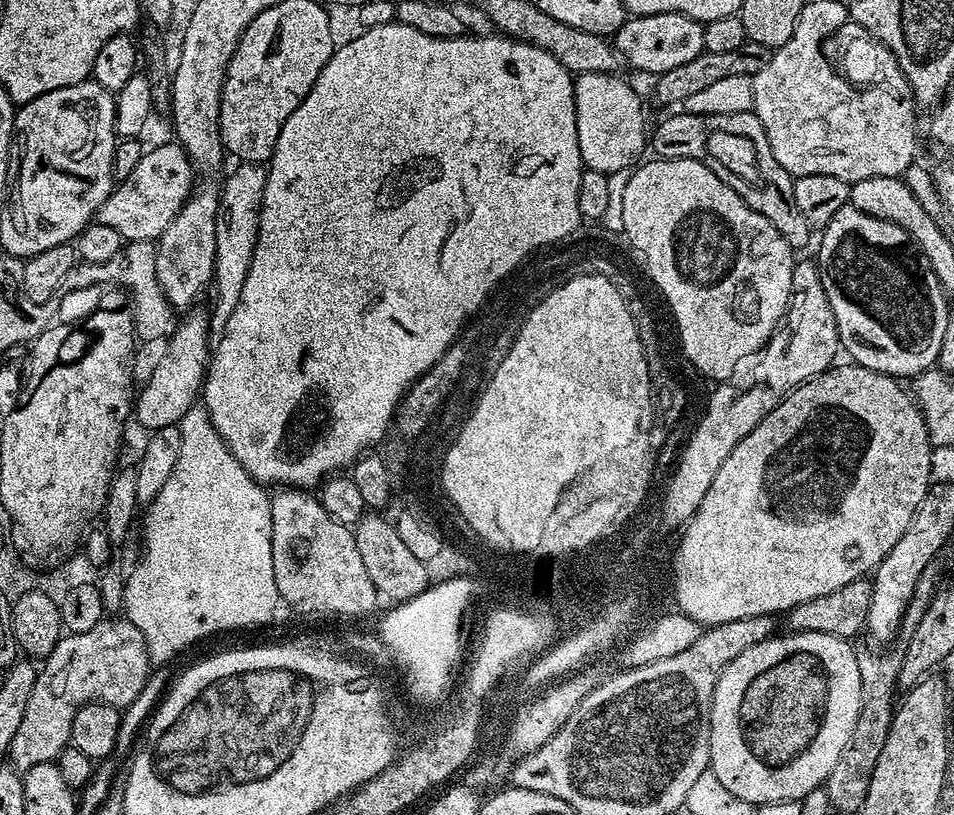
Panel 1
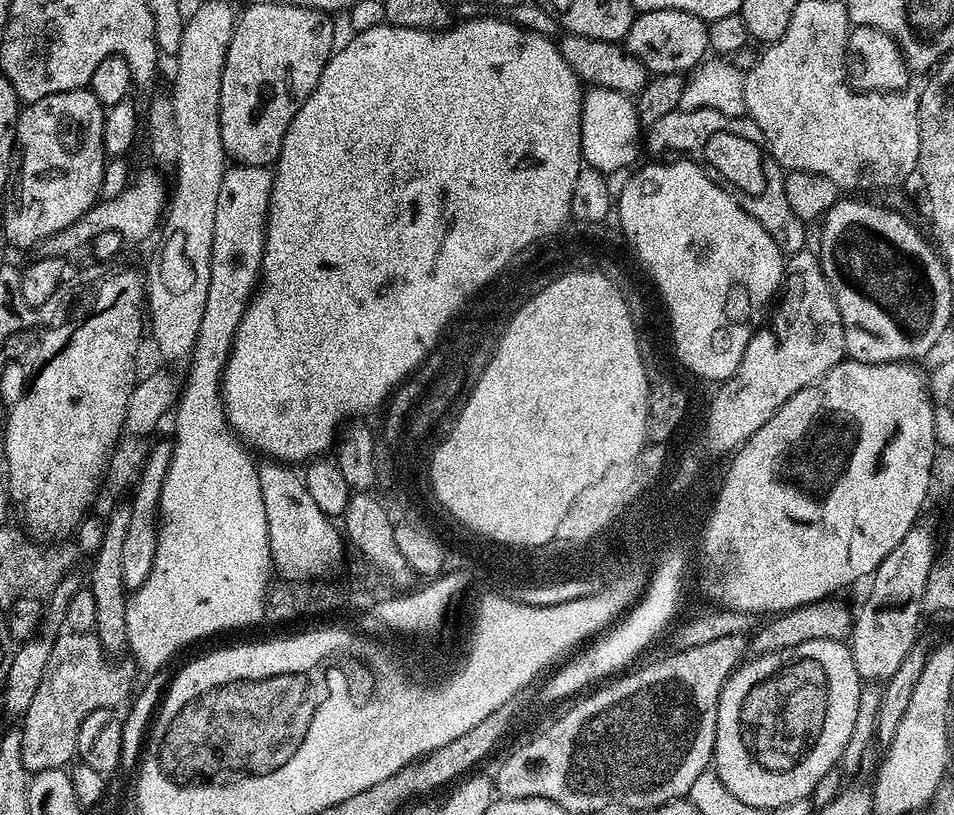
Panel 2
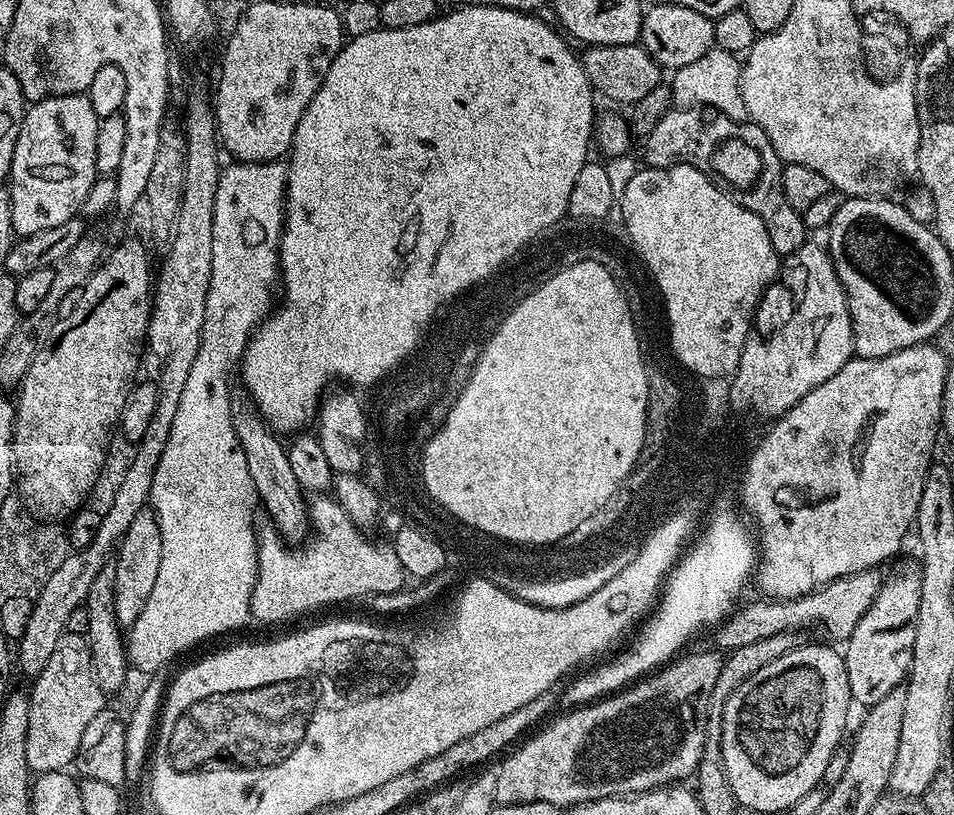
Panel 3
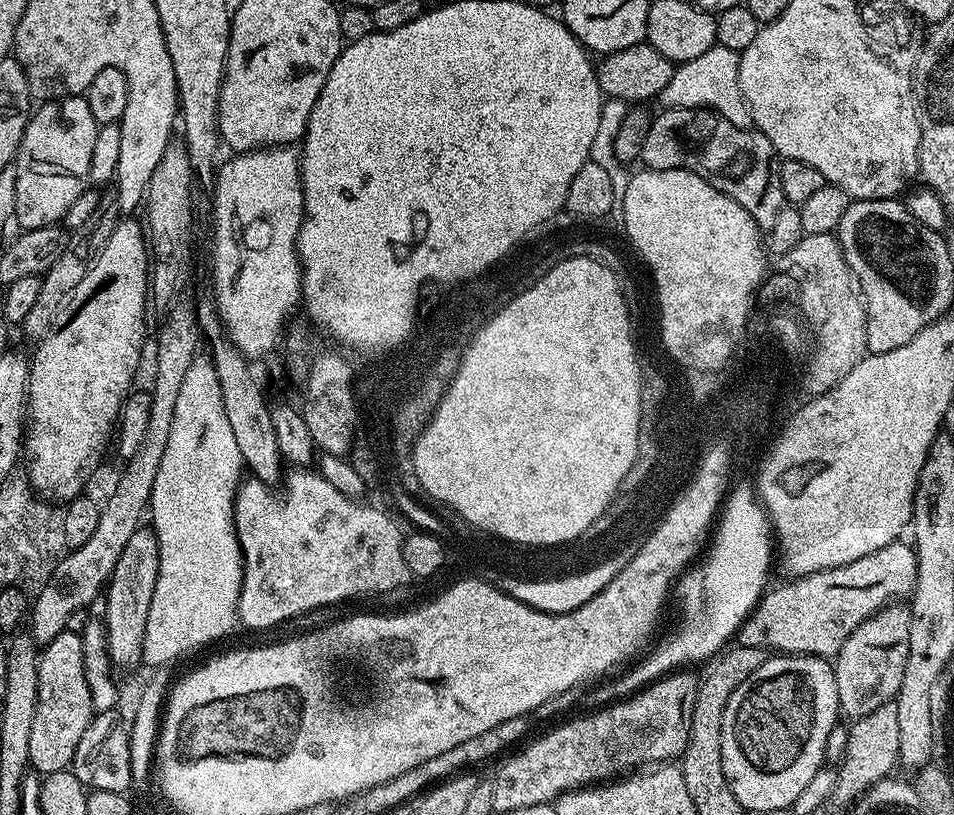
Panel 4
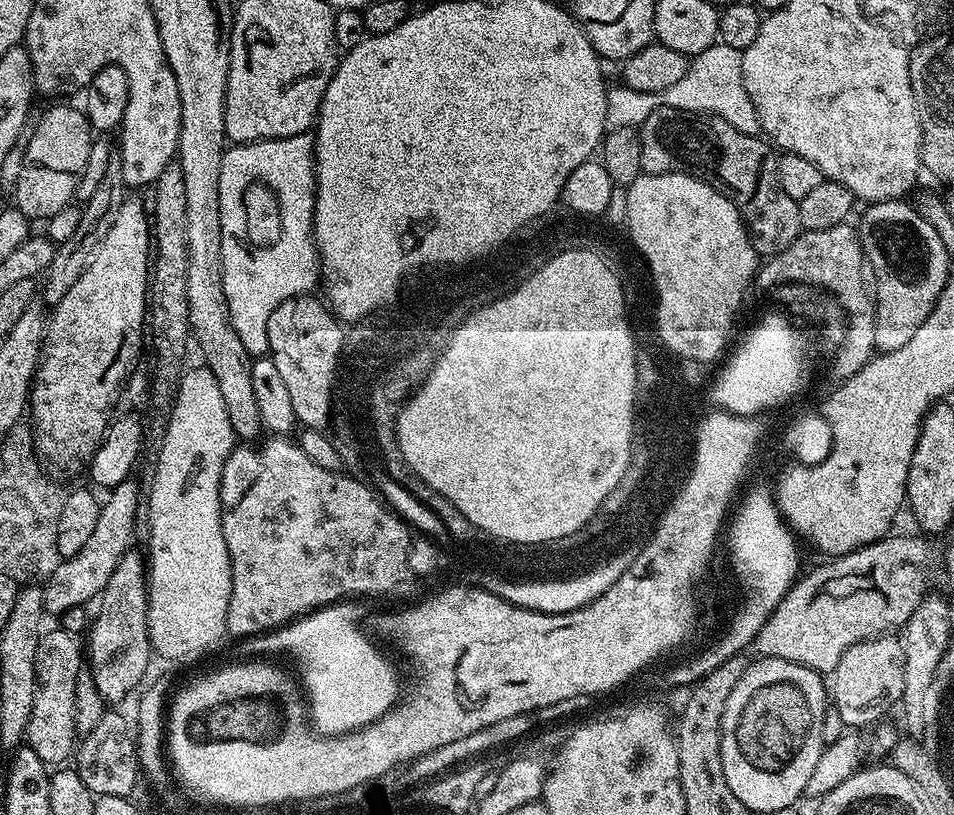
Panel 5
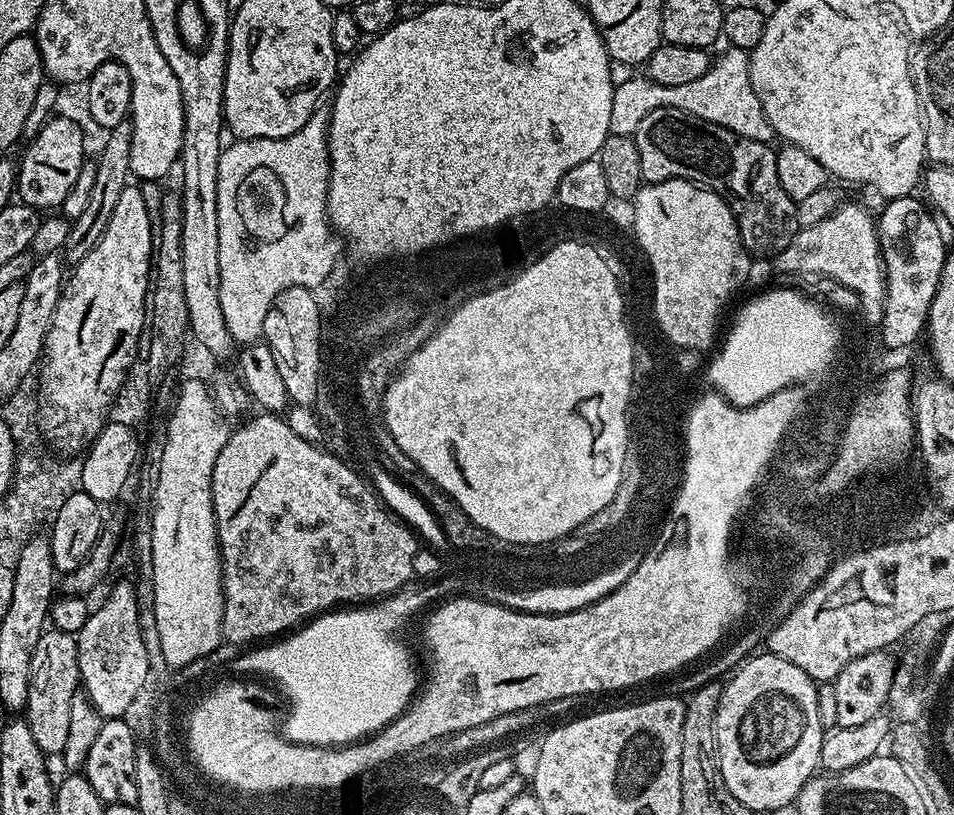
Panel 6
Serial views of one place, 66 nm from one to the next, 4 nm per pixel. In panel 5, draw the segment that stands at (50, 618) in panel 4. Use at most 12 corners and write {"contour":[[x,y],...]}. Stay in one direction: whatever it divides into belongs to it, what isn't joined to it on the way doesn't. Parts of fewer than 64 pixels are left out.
{"contour":[[129,478],[103,497],[78,554],[43,581],[45,613],[91,605],[133,547]]}

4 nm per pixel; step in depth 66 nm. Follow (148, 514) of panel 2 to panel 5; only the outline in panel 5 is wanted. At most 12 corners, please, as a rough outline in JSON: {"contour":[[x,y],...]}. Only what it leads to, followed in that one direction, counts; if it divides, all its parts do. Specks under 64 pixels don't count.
{"contour":[[129,550],[98,598],[88,666],[112,704],[152,659],[147,565]]}

